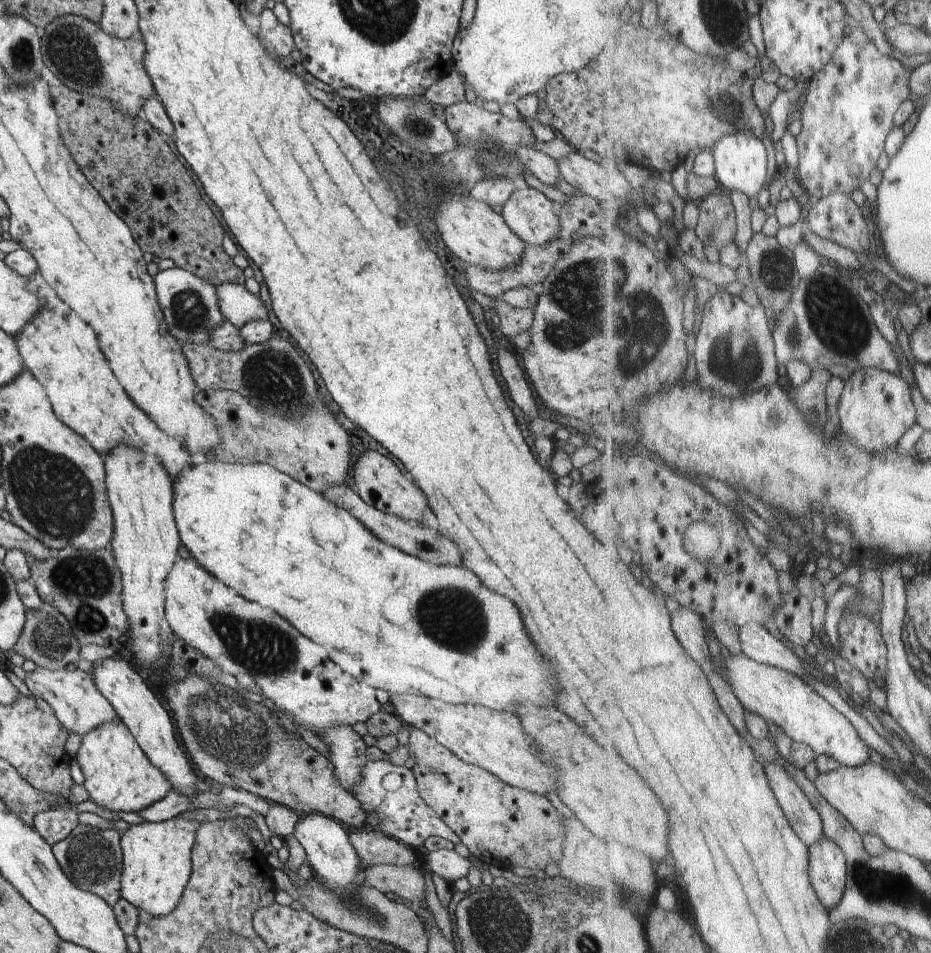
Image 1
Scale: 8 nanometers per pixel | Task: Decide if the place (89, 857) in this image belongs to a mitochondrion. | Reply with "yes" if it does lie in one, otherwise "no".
yes

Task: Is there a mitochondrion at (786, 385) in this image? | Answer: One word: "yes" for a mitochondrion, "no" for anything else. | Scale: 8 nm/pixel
no

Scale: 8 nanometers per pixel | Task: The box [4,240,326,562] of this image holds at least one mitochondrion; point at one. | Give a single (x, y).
(54, 496)

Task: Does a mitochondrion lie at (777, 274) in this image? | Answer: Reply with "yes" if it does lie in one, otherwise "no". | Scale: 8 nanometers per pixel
yes

